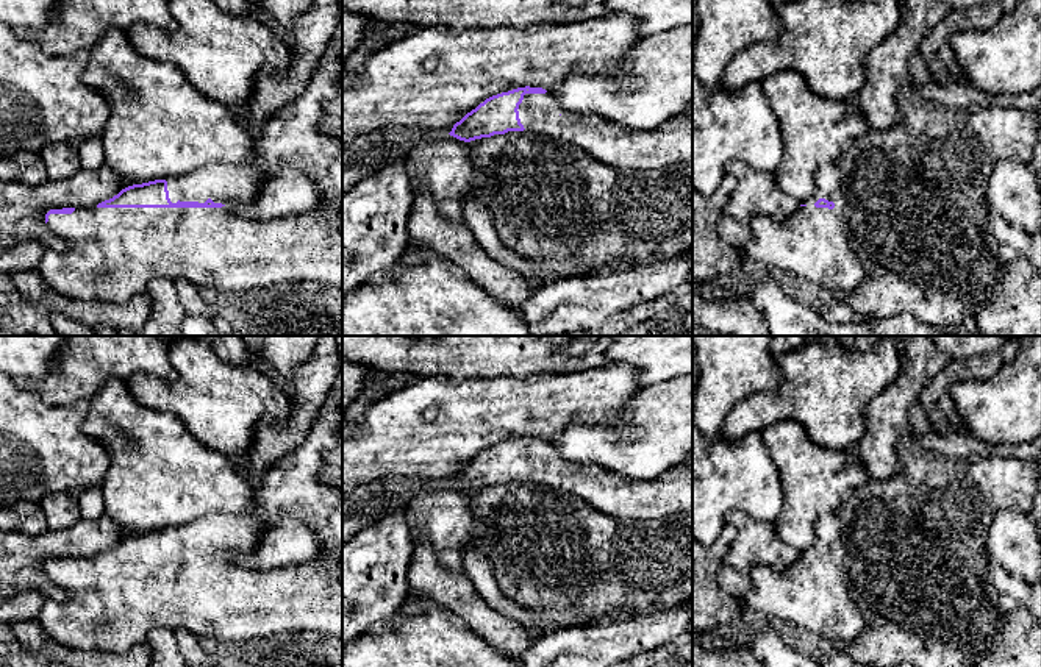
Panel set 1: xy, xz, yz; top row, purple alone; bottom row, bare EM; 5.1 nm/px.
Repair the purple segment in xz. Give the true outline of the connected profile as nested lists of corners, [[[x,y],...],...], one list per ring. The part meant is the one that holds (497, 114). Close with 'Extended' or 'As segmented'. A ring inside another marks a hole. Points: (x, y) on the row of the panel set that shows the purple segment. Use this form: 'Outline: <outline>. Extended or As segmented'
Outline: [[[525,86],[486,98],[456,122],[449,134],[470,142],[524,130],[575,144],[616,169],[692,162],[692,100],[656,128],[633,130],[600,116],[571,112],[546,89]]]. Extended

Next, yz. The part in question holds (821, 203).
Outline: [[[836,162],[821,166],[814,183],[813,195],[789,219],[774,220],[764,214],[753,216],[752,234],[739,253],[742,261],[792,272],[828,291],[853,292],[864,278],[864,267],[849,242],[842,178]]]. Extended

